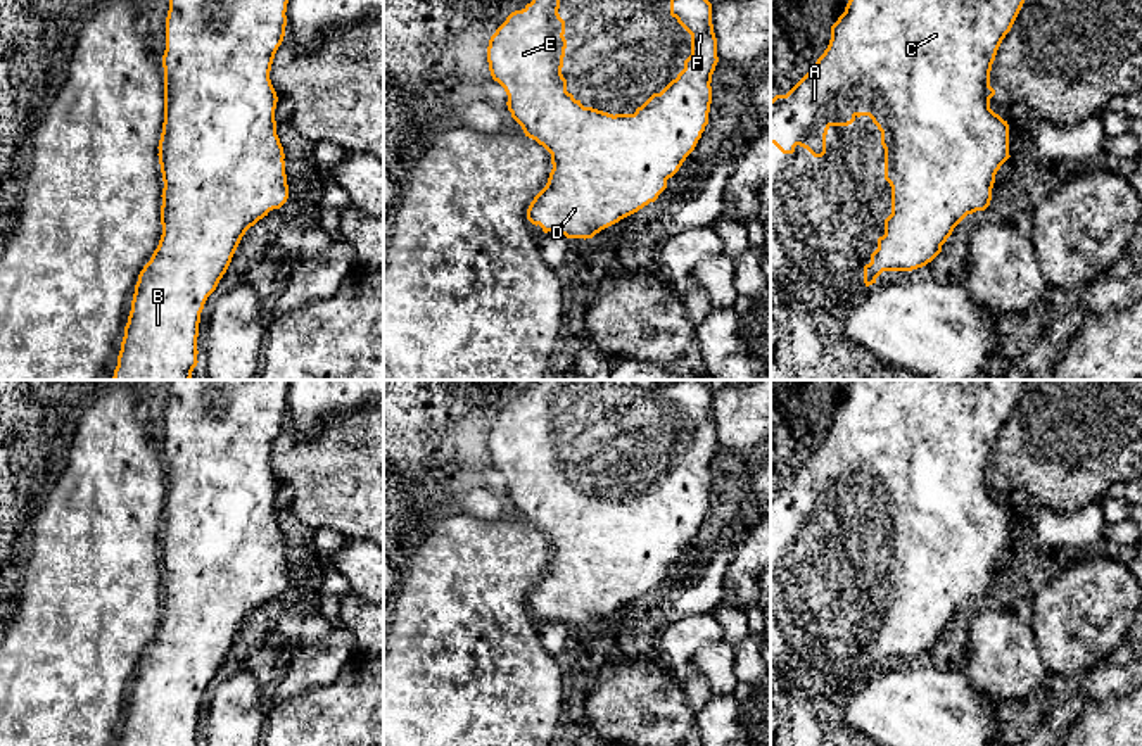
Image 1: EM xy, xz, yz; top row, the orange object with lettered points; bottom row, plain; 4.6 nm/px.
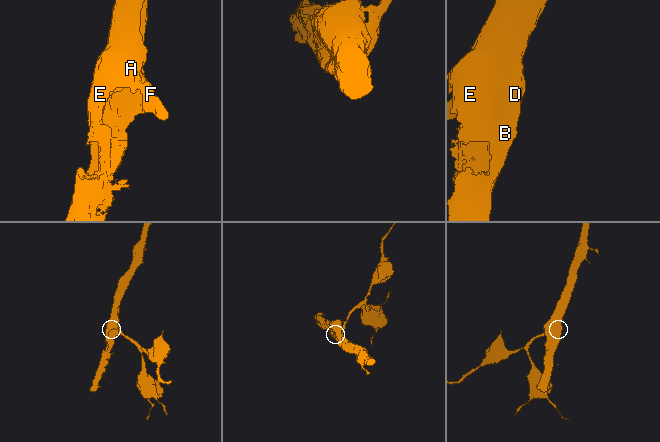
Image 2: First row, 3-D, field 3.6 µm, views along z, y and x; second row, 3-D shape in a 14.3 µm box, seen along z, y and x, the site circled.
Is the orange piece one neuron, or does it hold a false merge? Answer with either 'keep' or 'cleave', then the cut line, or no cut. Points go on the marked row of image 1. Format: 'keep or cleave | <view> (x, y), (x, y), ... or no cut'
keep | no cut

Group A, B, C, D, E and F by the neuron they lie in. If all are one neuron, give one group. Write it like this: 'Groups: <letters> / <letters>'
Groups: A B C D E F

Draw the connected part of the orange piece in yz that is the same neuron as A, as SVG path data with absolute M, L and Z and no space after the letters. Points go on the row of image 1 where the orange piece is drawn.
M848 0L845 12L831 26L831 40L824 54L809 73L786 93L771 100L771 143L783 154L793 154L795 147L807 149L814 157L826 154L826 135L831 126L848 126L860 116L869 116L881 131L885 149L885 180L891 186L891 214L885 219L885 235L878 238L878 249L871 262L864 266L866 287L876 283L883 271L912 271L931 262L954 228L976 211L985 211L992 200L995 174L1009 155L1009 124L990 109L995 90L990 86L990 71L997 50L1011 31L1025 0Z

